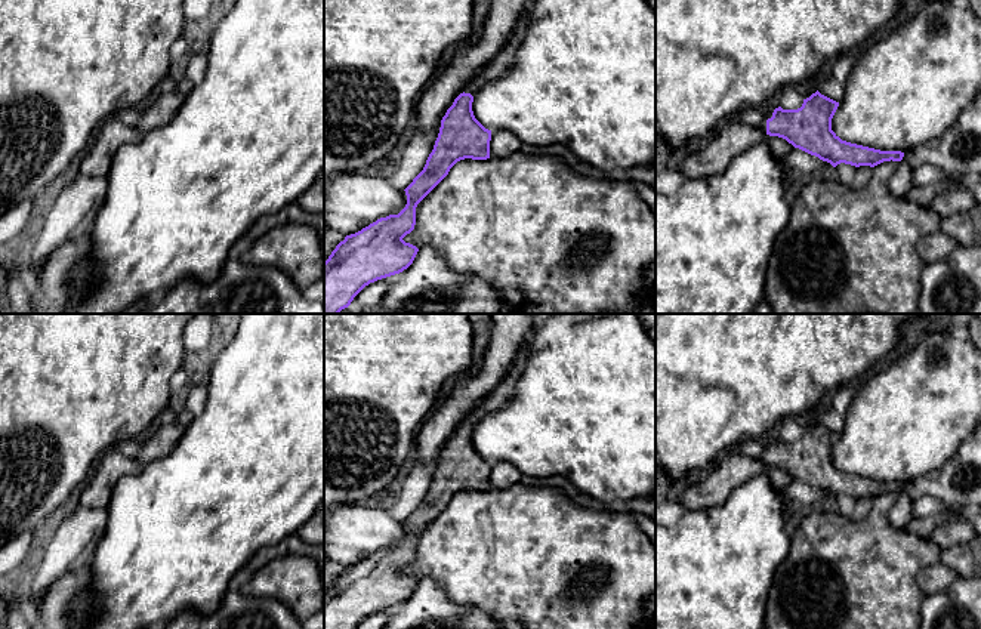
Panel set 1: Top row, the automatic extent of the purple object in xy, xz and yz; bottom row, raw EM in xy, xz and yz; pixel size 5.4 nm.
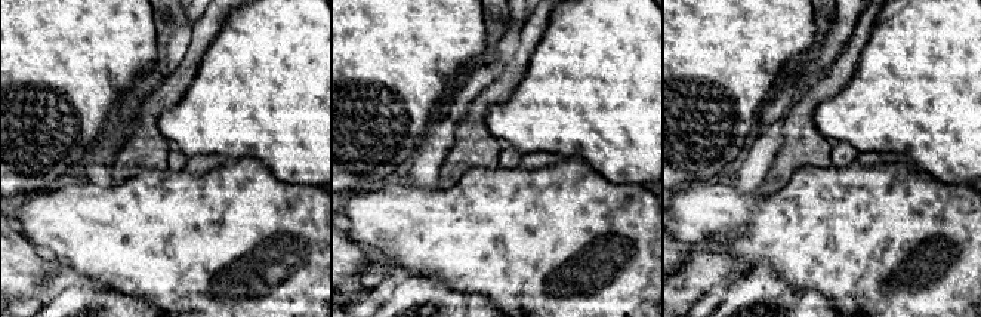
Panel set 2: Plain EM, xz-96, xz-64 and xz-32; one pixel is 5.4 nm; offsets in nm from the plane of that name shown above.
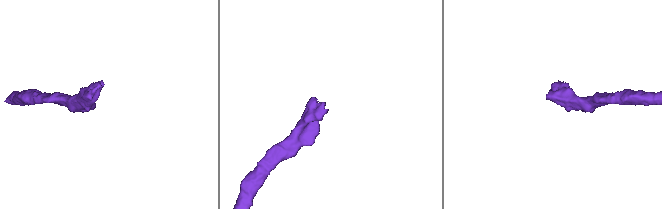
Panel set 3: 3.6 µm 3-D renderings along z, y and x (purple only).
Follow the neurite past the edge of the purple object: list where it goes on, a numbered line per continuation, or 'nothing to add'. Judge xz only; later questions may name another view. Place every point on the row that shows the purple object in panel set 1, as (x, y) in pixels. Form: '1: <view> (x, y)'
1: xz (491, 71)

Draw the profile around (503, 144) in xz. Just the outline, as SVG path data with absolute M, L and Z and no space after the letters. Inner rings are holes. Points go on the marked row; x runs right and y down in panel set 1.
M491 130L490 157L508 158L515 152L519 152L522 142L508 130Z

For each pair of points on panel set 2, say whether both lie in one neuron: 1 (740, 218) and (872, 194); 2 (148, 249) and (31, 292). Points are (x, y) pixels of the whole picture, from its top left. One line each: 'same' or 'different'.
1: same
2: different

